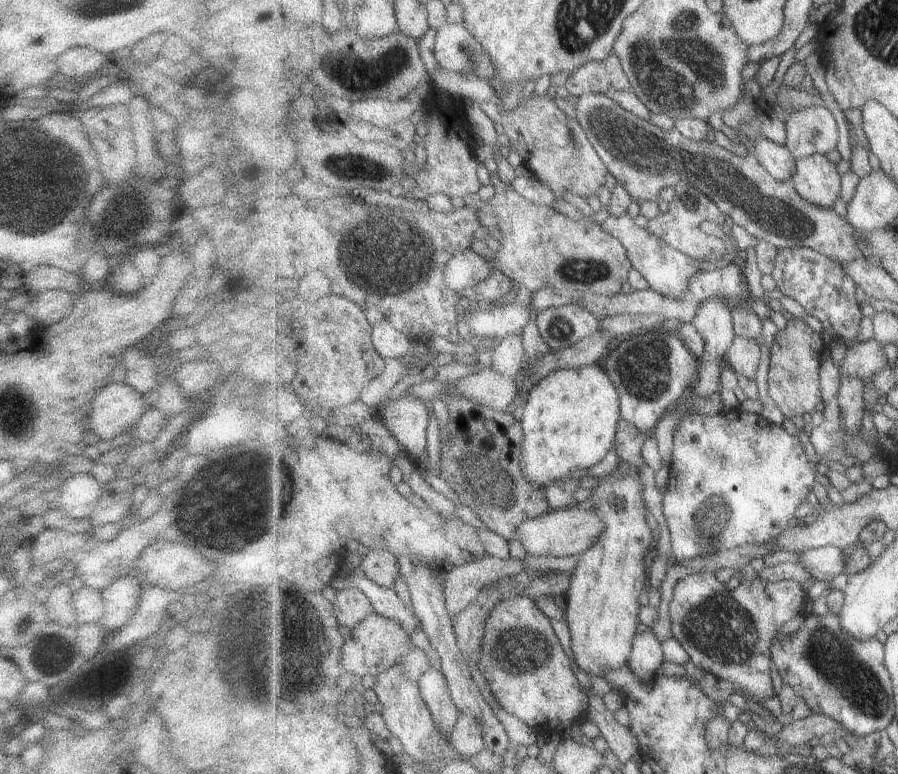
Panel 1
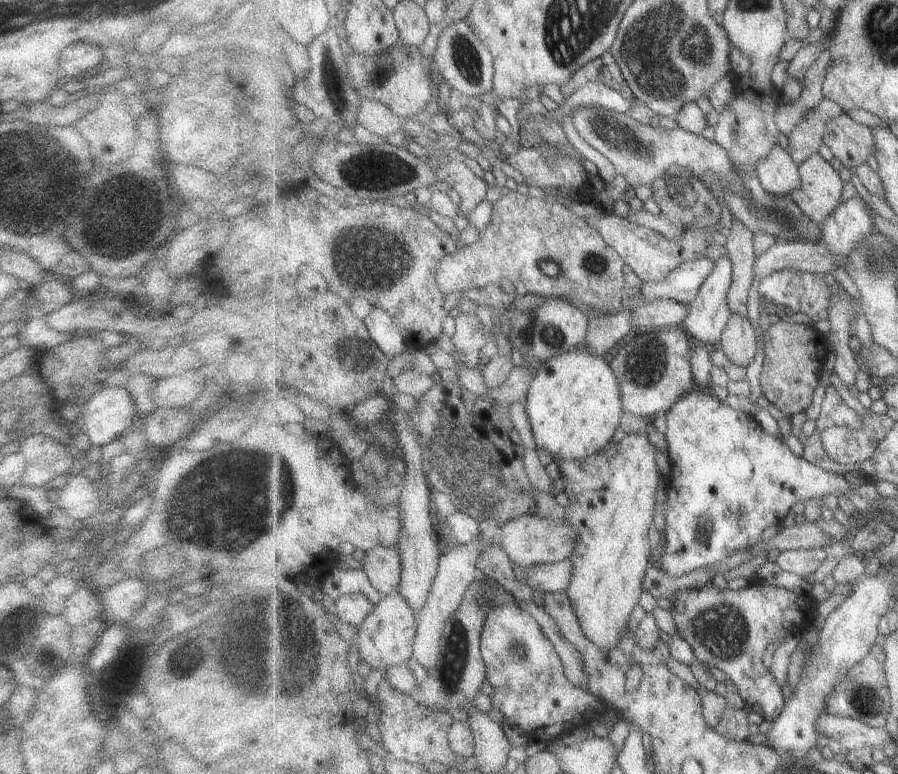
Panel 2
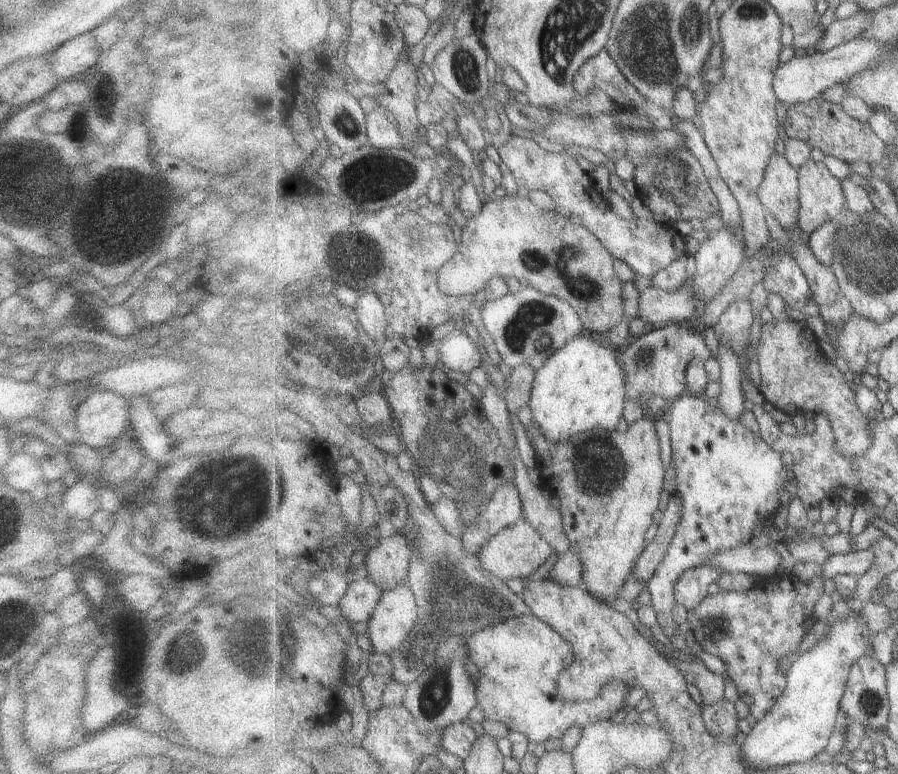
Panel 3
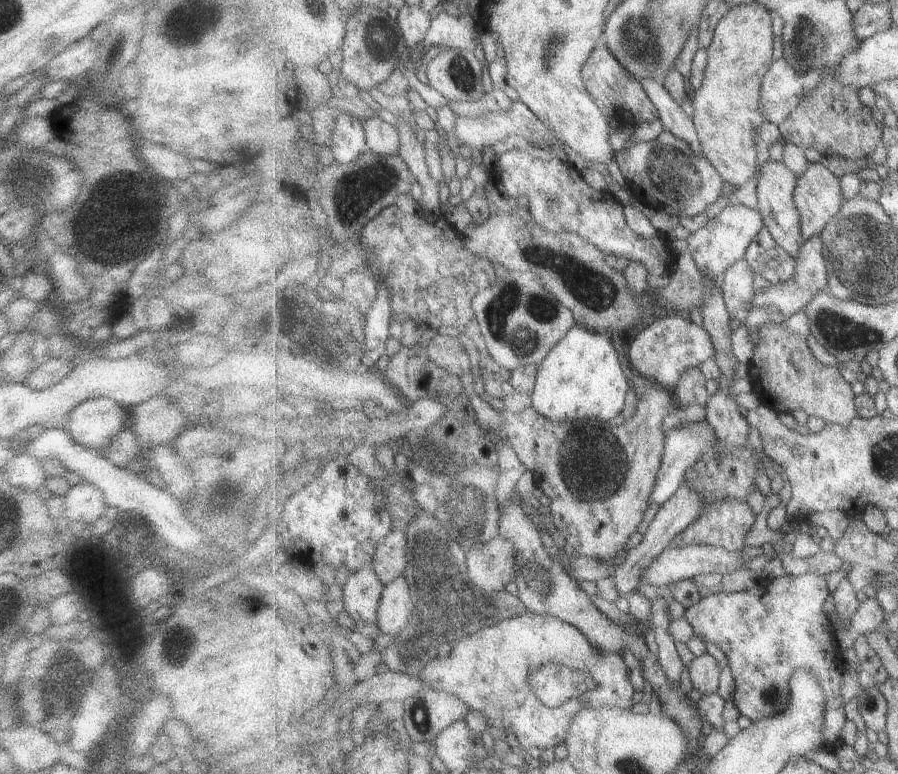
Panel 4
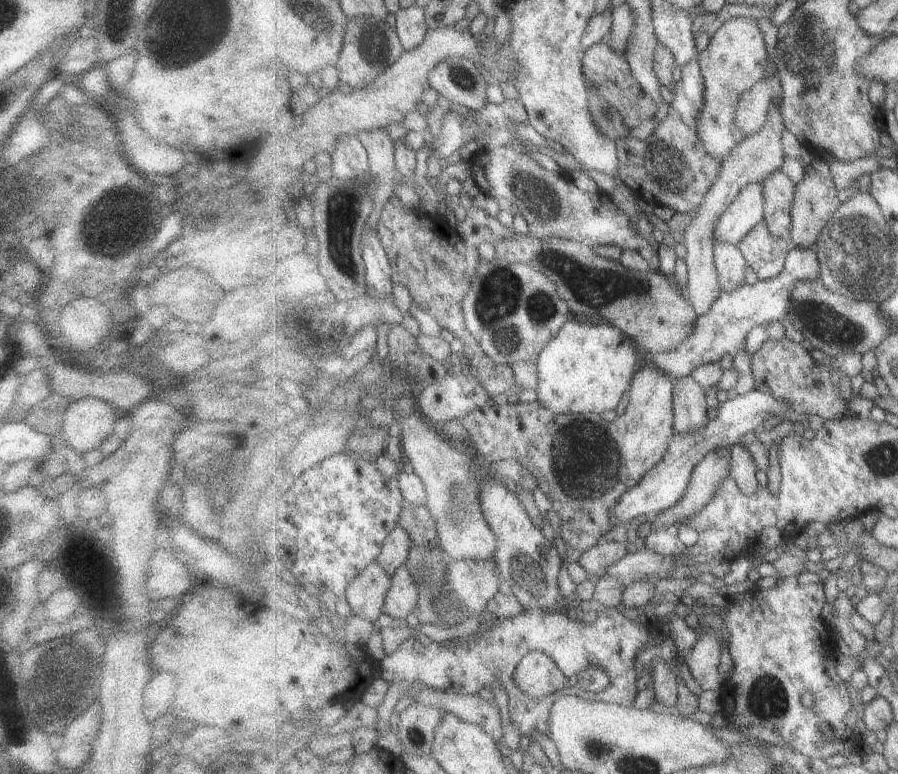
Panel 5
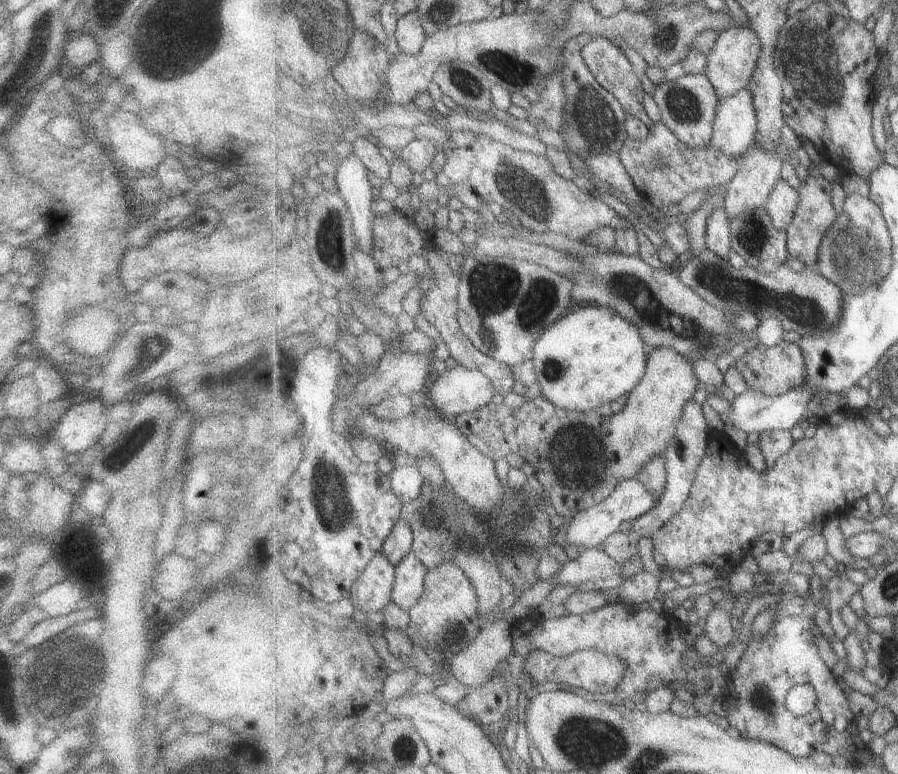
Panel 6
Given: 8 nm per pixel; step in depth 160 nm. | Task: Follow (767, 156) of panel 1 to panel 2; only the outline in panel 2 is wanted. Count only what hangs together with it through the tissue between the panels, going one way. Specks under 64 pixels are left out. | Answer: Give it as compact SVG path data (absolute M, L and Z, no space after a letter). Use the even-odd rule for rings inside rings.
M778 145L759 163L756 174L763 190L773 196L792 196L802 187L800 165Z

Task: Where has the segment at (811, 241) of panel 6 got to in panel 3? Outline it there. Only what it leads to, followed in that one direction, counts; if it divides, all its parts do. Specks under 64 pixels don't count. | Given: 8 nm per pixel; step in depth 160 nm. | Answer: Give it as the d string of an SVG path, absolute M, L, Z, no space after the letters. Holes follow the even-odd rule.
M810 159L805 165L798 168L799 173L799 196L800 211L798 214L799 228L812 235L815 230L826 222L839 220L846 206L846 191L843 188L842 180L835 178L824 161Z

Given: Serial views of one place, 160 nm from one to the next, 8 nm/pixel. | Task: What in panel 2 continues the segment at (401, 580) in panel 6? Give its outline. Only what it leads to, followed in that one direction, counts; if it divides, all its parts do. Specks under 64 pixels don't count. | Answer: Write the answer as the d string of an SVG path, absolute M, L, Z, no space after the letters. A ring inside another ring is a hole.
M399 591L388 595L374 611L358 627L353 643L359 653L359 661L363 661L373 670L387 670L412 659L415 640L418 635L417 614L411 609L409 602Z

